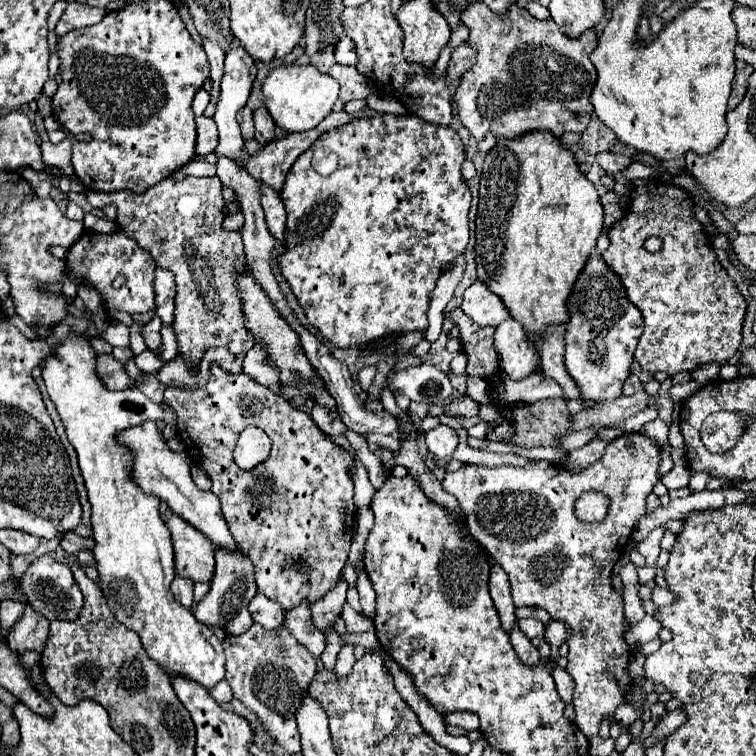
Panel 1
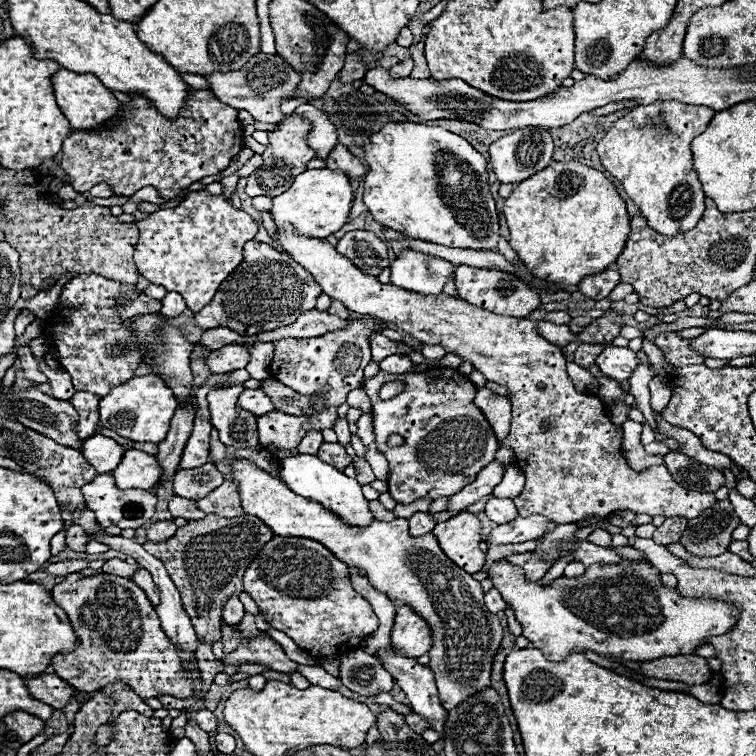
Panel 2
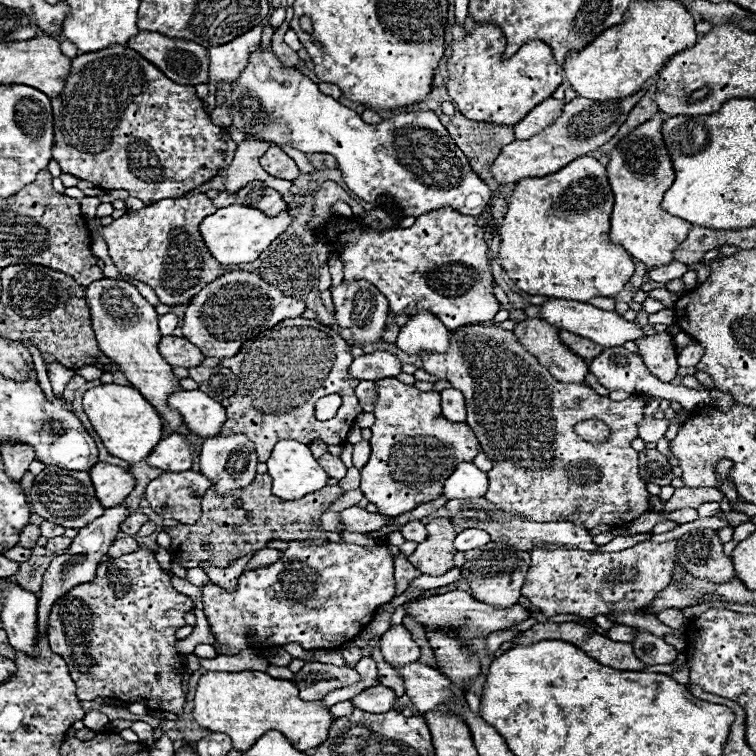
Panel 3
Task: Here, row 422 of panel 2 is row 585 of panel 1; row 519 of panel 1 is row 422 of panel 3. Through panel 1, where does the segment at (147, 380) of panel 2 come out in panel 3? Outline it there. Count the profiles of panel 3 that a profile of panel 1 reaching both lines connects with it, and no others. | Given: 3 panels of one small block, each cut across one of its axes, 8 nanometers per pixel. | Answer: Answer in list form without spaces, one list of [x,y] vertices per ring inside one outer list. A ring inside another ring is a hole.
[[[102,384],[84,392],[84,412],[88,414],[94,430],[98,432],[106,450],[130,464],[146,460],[146,456],[156,448],[162,436],[162,418],[156,408],[130,386]]]

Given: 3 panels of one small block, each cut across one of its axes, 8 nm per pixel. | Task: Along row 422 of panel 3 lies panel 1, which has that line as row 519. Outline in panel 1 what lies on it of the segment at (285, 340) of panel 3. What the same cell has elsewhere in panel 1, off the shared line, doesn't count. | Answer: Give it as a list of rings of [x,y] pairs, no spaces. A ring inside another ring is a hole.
[[[218,364],[210,366],[210,378],[202,388],[166,388],[164,404],[178,414],[178,434],[186,442],[186,452],[192,460],[198,460],[210,476],[212,492],[222,504],[224,520],[238,548],[254,562],[258,592],[290,610],[304,600],[312,604],[332,590],[340,580],[352,542],[356,514],[356,506],[352,502],[354,484],[350,480],[350,468],[354,462],[352,456],[334,444],[332,438],[326,436],[306,412],[292,406],[286,398],[272,394],[248,374],[230,374]],[[248,426],[262,428],[272,440],[268,462],[260,464],[252,472],[240,470],[232,458],[234,444],[240,432]]]

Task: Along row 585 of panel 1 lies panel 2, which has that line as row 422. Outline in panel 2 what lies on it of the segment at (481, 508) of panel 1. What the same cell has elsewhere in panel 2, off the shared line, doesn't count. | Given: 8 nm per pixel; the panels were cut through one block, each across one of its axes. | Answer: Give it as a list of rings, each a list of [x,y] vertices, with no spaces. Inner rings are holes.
[[[288,228],[284,232],[278,230],[276,234],[278,234],[276,242],[316,278],[316,282],[330,298],[340,300],[348,310],[364,316],[376,316],[378,320],[396,324],[404,330],[404,334],[414,336],[422,344],[442,346],[446,354],[456,354],[462,360],[468,360],[474,366],[474,370],[478,370],[486,380],[508,388],[510,392],[508,398],[512,402],[512,424],[508,436],[502,440],[502,446],[512,448],[516,460],[514,464],[526,476],[526,486],[522,494],[514,498],[520,516],[540,514],[552,520],[554,524],[568,524],[568,522],[580,522],[588,516],[608,518],[614,512],[630,510],[634,514],[650,514],[664,518],[678,516],[692,520],[716,502],[716,496],[712,492],[694,492],[676,484],[670,472],[664,468],[664,464],[652,466],[644,472],[636,472],[628,466],[620,448],[622,434],[616,434],[616,426],[610,422],[606,406],[600,402],[598,396],[576,392],[572,380],[566,374],[566,360],[562,356],[562,348],[548,342],[536,332],[538,326],[536,320],[484,312],[460,298],[446,294],[416,296],[416,292],[412,294],[408,290],[396,288],[394,284],[382,284],[378,278],[362,274],[346,256],[340,256],[336,248],[326,240],[296,236],[294,232],[288,232]]]

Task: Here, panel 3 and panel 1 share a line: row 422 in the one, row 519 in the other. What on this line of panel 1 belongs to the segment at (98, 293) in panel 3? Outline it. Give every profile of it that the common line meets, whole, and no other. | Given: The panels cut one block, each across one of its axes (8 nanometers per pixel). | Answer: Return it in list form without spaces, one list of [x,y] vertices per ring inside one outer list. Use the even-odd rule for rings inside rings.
[[[176,514],[166,520],[166,526],[174,542],[176,574],[194,582],[210,582],[214,574],[214,544]]]

